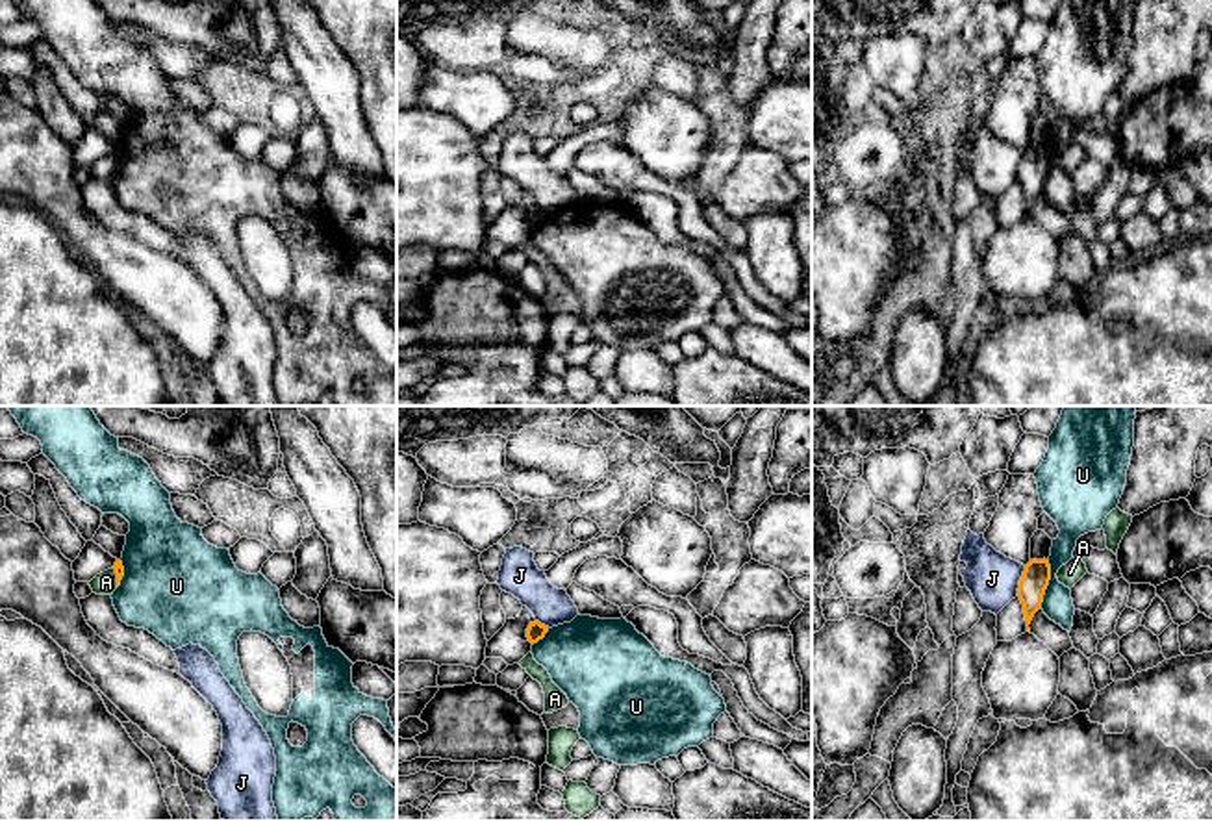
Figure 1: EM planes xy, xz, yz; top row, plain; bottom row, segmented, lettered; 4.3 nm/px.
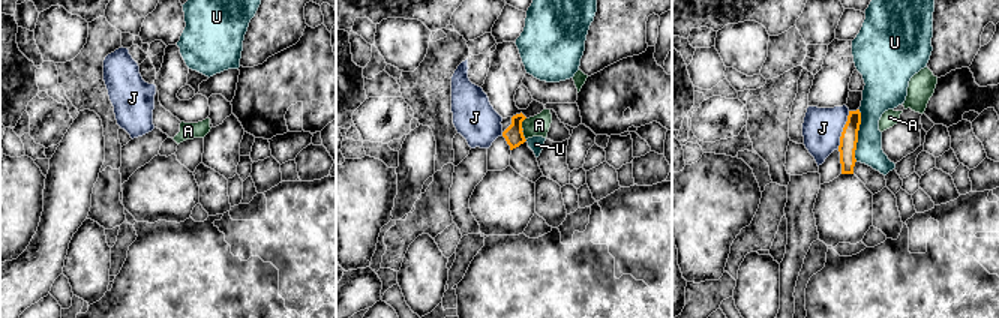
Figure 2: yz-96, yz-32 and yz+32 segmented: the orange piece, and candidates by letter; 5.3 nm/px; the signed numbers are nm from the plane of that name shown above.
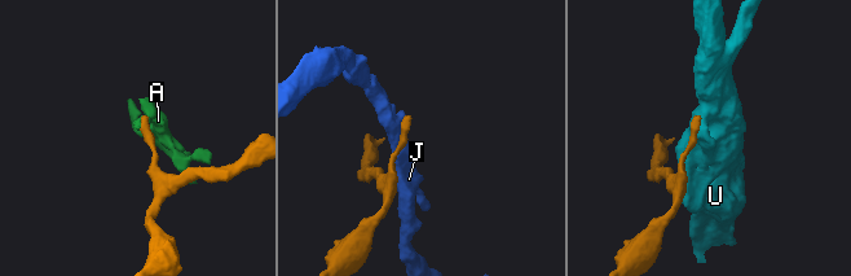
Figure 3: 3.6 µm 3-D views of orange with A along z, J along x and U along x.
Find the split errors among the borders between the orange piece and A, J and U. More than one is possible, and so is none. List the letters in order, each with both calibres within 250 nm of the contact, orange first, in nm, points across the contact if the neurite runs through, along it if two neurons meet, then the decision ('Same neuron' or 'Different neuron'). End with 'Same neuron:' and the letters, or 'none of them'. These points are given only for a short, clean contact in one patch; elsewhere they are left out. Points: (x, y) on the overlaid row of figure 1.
A: Thickness 50 nm (orange) against 100 nm. Boundary: xy (113, 568), (117, 586). Different neuron
J: Thickness 120 nm (orange) against 220 nm. Different neuron
U: Thickness 120 nm (orange) against 130 nm. Boundary: yz (1049, 560), (1049, 584), (1040, 606). Different neuron
Same neuron: none of them

